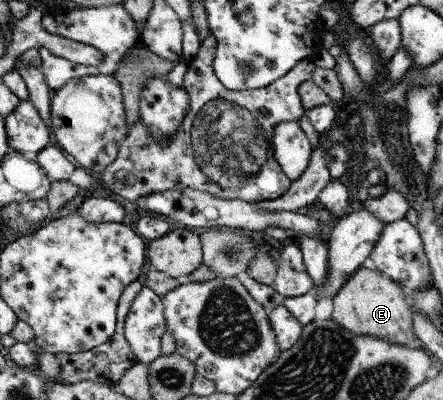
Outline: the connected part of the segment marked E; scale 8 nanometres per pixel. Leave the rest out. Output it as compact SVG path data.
M370 264L350 275L333 298L333 306L332 319L353 334L375 336L401 346L421 345L413 332L413 312L403 288Z

